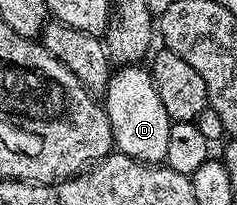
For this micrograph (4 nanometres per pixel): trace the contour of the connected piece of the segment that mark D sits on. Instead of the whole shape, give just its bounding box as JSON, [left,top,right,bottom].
[104,65,171,164]

